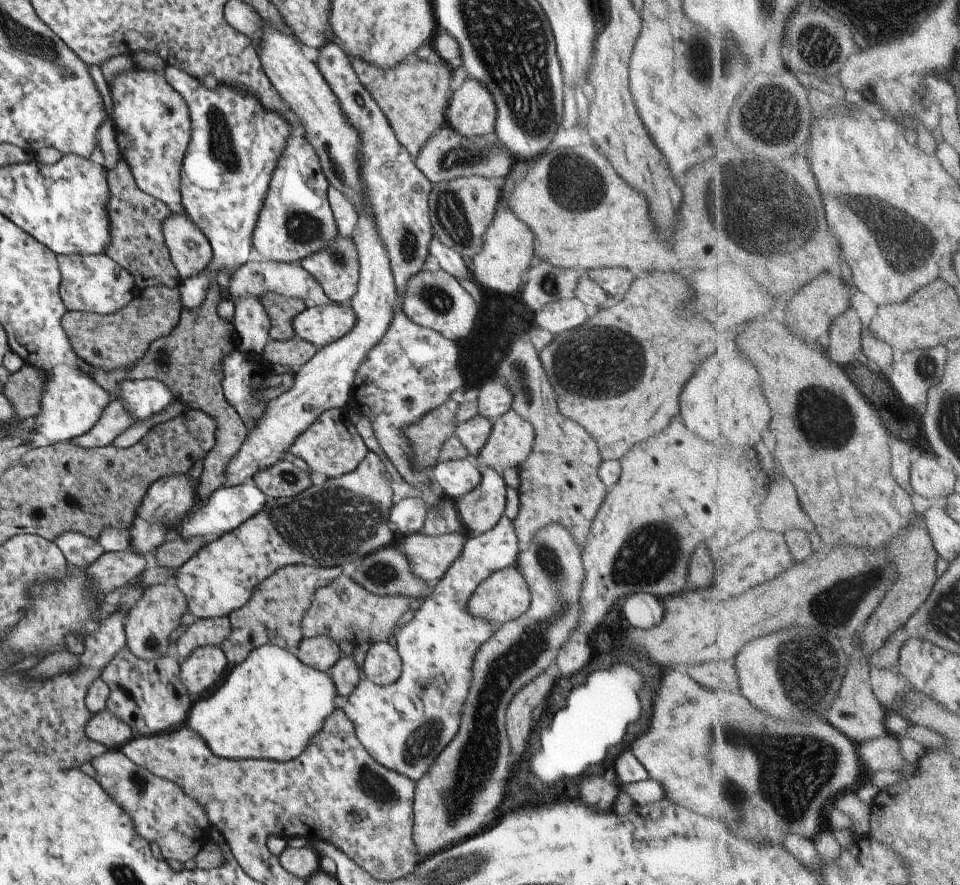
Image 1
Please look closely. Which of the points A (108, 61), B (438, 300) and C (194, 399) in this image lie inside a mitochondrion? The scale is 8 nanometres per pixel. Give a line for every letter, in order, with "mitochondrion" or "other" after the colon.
A: other
B: mitochondrion
C: other

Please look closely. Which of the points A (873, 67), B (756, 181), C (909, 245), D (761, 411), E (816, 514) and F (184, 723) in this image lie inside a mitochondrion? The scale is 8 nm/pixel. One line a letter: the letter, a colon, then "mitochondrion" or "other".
A: other
B: mitochondrion
C: mitochondrion
D: other
E: other
F: other

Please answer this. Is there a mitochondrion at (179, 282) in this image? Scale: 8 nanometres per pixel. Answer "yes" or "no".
no

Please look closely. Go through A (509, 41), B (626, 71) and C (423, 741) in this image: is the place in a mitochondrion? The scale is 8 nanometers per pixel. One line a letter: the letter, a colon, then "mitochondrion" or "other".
A: mitochondrion
B: other
C: mitochondrion

